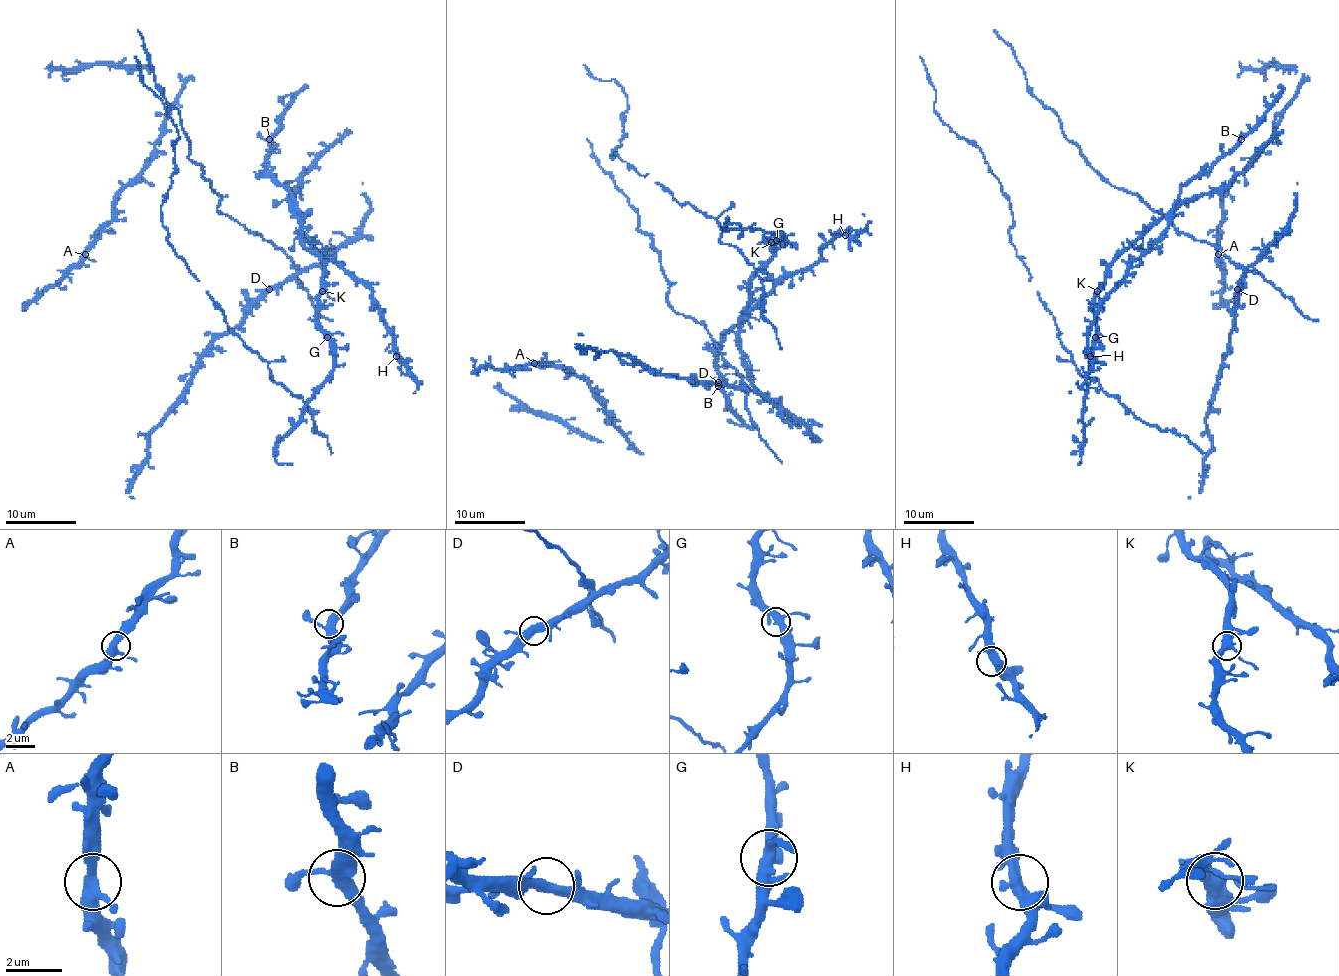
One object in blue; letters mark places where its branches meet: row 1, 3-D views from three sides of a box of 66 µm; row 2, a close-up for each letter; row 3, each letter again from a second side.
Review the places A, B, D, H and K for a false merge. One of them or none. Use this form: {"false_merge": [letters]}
{"false_merge": []}

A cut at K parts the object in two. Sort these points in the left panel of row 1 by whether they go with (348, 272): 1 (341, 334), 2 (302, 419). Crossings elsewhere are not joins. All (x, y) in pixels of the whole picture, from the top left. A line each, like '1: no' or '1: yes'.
1: no
2: no

